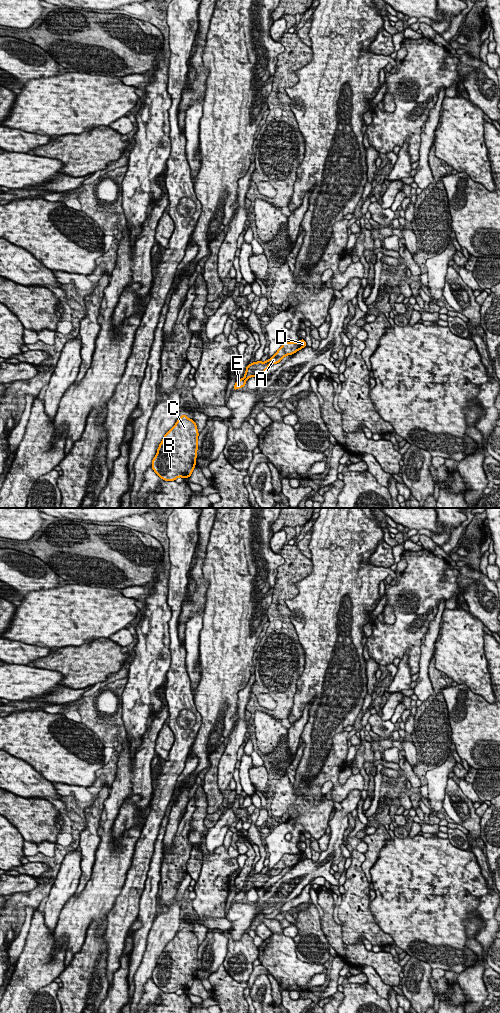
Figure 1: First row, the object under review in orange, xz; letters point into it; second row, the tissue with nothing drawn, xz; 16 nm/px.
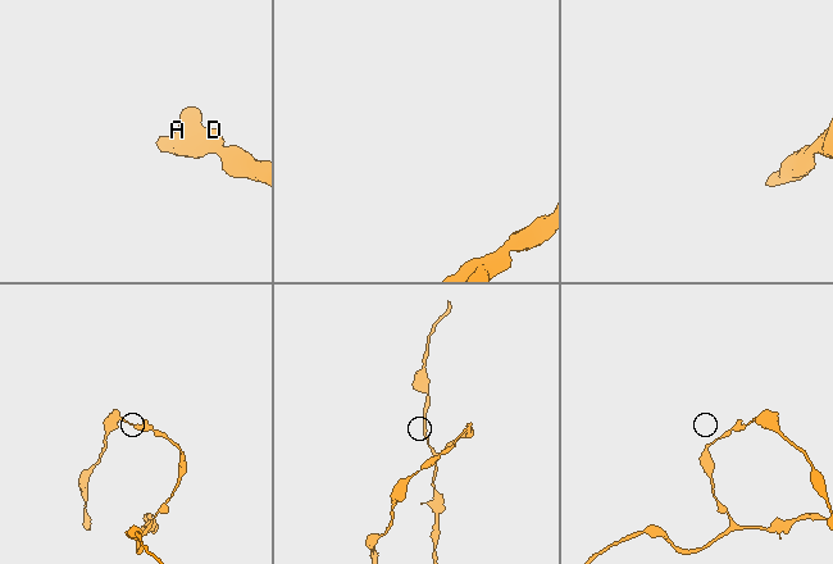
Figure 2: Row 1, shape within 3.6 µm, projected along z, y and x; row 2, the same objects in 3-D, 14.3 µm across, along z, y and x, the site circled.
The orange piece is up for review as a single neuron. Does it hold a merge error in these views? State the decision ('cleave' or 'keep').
keep

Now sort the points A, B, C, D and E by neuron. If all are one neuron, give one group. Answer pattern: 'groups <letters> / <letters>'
groups A B C D E

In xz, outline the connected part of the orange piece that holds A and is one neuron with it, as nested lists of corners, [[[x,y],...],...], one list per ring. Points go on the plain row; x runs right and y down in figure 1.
[[[304,851],[299,852],[298,854],[284,854],[282,858],[277,862],[277,864],[265,874],[257,873],[252,874],[247,877],[244,889],[240,892],[237,892],[235,895],[233,902],[237,902],[246,897],[246,892],[250,889],[262,889],[264,884],[269,880],[270,876],[279,875],[285,868],[292,867],[302,860],[306,859],[306,854]]]

